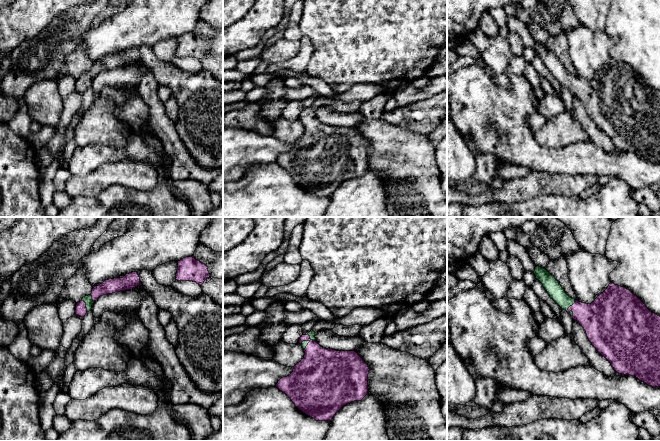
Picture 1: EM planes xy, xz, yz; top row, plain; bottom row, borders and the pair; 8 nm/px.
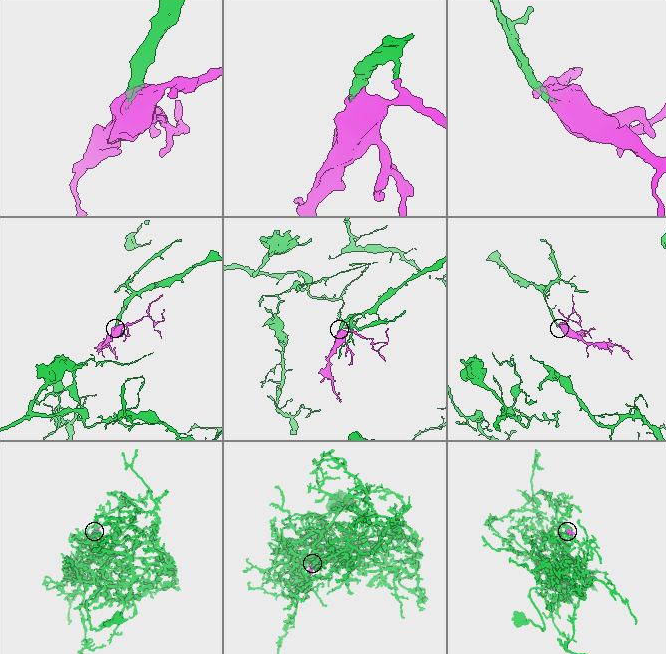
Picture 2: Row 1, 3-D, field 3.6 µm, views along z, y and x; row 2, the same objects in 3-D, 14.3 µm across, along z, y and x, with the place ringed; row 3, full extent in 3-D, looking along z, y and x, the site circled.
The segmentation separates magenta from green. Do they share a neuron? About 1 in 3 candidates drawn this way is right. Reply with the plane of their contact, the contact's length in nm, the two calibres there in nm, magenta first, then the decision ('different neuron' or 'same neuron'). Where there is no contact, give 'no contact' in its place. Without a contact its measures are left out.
contact in xy; length 110 nm; calibres 90 and 70 nm; same neuron

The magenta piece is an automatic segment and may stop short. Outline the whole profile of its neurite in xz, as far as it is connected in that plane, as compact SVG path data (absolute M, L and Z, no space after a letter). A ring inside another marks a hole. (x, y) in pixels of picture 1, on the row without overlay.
M311 106L307 111L302 111L299 119L304 125L304 134L294 142L293 148L281 154L276 163L285 169L295 182L316 197L331 197L334 191L346 180L361 177L368 170L369 143L355 127L336 127L321 123Z

